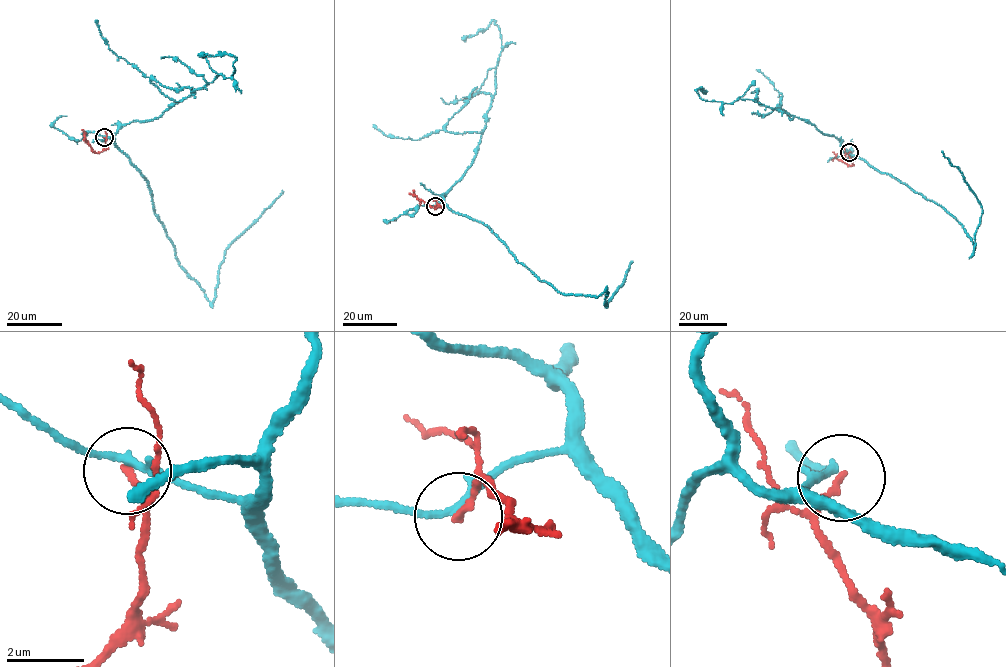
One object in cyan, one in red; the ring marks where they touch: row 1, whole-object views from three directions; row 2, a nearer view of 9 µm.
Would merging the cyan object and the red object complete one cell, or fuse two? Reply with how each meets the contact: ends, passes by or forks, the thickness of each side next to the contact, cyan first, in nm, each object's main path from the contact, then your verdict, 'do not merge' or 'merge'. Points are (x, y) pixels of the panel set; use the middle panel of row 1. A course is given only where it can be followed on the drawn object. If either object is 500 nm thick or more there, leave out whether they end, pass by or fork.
cyan passes by; red ends; calibres 190 and 160 nm; course cyan (435, 206), (442, 202), (487, 227), (516, 260), (558, 291), (597, 297), (607, 292), (605, 307), (631, 261); course red (435, 206), (437, 203), (439, 206), (431, 207), (408, 193); do not merge

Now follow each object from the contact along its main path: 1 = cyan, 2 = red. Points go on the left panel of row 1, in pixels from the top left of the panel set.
1: (104, 137), (112, 139), (144, 177), (153, 210), (180, 266), (210, 302), (226, 249), (282, 191)
2: (104, 137), (105, 148), (94, 152), (81, 130)

